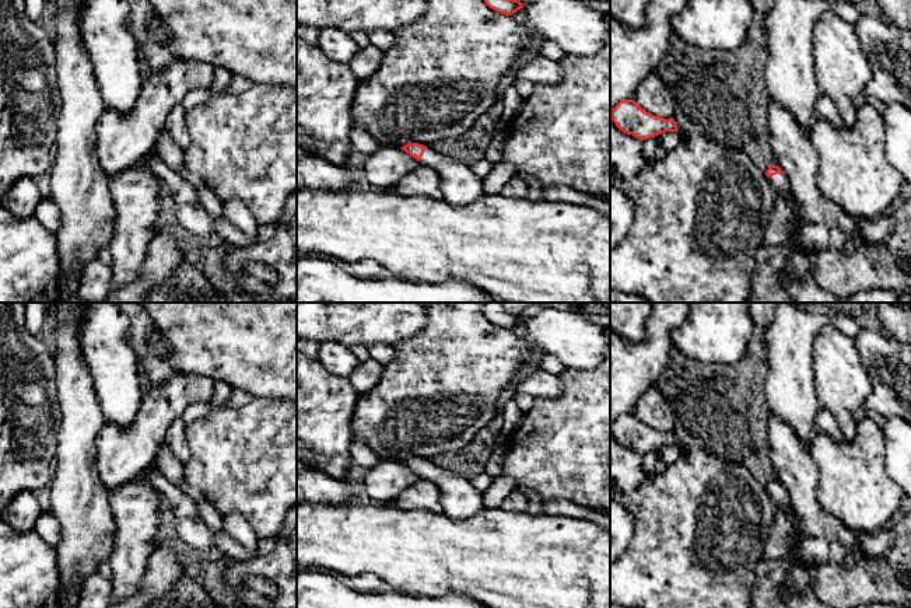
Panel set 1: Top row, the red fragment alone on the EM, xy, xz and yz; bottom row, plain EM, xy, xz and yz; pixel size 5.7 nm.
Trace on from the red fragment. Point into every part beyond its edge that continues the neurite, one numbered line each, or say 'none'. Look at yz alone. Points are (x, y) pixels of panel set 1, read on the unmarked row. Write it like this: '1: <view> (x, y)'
1: yz (799, 576)

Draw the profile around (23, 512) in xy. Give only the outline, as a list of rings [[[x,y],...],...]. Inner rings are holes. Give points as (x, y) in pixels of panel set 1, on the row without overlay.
[[[22,490],[4,507],[0,520],[14,527],[18,532],[35,530],[42,509],[34,492]]]

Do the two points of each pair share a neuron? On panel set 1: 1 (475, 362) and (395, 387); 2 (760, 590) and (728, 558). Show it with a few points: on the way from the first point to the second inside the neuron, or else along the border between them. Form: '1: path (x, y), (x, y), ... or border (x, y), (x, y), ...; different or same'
1: path (455, 370), (438, 387), (414, 387); same
2: border (763, 558), (756, 569), (749, 593); different

